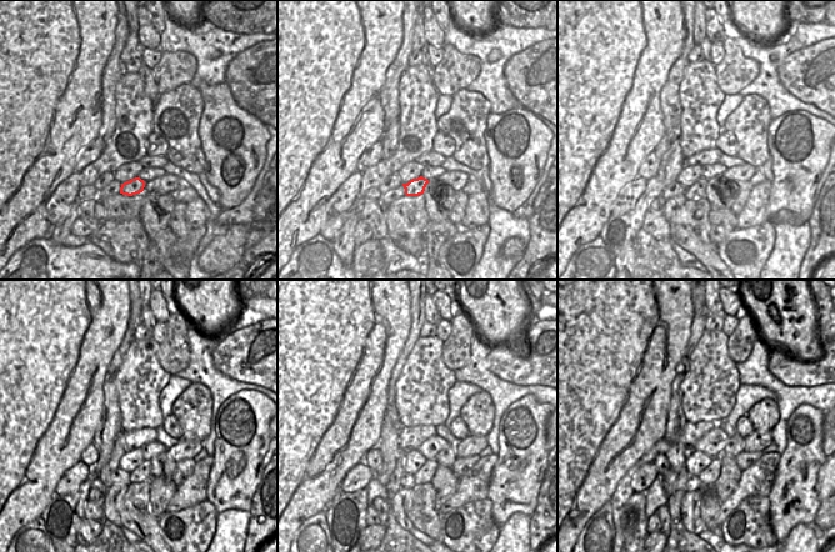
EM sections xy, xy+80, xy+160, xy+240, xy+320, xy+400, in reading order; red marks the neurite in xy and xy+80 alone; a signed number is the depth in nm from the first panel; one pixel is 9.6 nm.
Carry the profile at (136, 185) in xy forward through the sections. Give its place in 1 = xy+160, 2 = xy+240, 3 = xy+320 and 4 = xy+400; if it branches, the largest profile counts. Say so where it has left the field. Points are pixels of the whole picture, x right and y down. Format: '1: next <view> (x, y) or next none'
1: next xy+160 (698, 190)
2: next xy+240 (141, 472)
3: next xy+320 (425, 473)
4: next xy+400 (708, 477)

